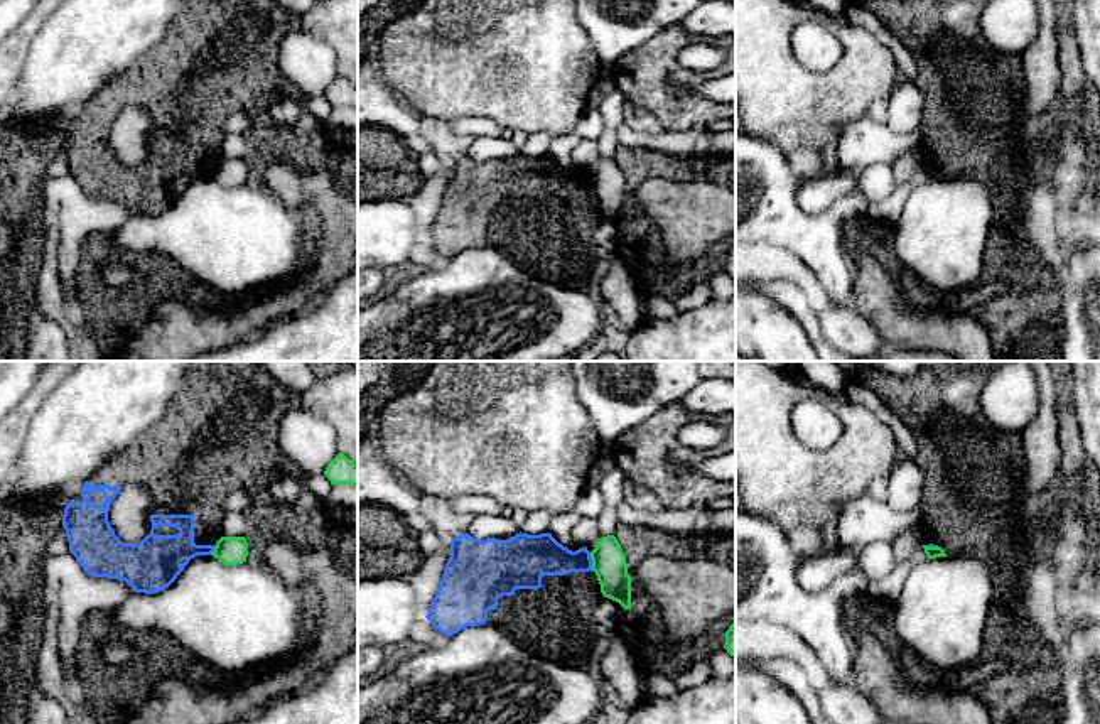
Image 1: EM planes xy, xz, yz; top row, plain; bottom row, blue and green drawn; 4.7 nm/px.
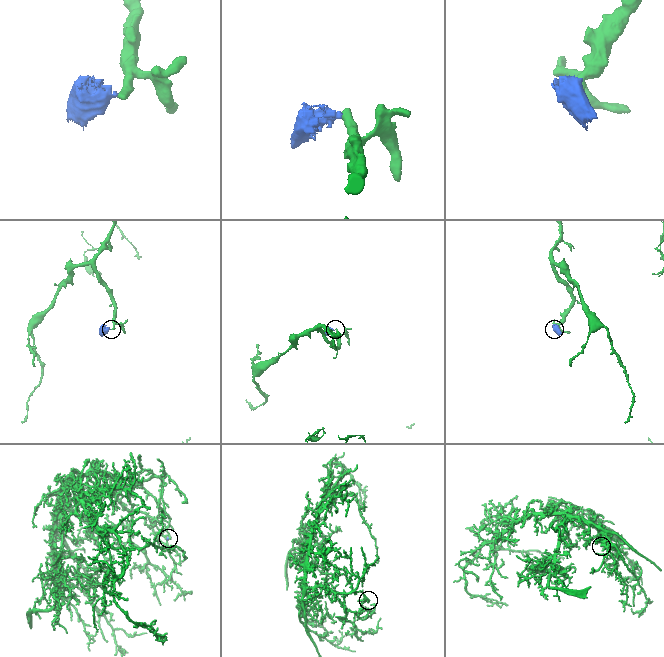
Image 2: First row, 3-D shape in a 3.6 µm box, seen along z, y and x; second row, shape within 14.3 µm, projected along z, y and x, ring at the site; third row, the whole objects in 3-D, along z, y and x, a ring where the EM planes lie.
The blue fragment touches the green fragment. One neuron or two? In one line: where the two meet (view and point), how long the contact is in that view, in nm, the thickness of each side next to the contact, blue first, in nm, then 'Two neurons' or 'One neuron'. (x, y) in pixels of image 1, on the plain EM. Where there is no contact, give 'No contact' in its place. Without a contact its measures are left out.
Touches blue at xz (591, 183). Shared border 90 nm. Thickness 200 nm (blue) against 160 nm. Two neurons

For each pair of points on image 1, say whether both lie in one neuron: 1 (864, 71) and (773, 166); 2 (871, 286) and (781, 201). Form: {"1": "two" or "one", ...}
{"1": "two", "2": "two"}

